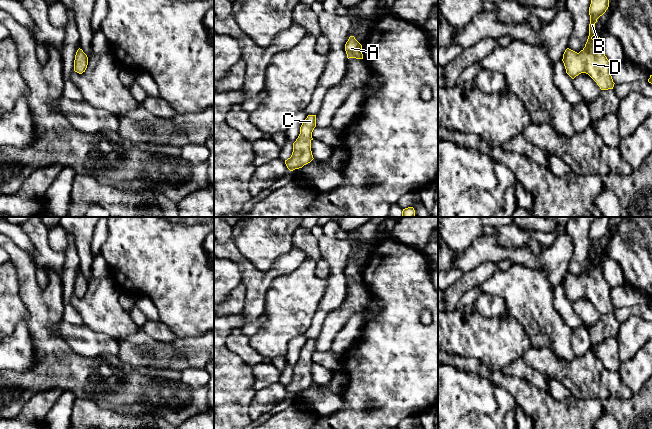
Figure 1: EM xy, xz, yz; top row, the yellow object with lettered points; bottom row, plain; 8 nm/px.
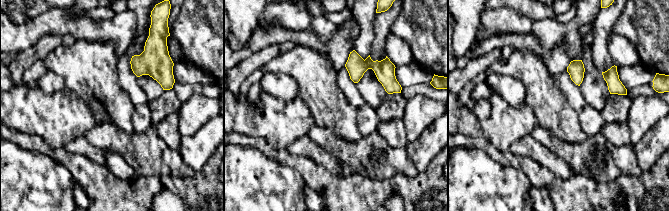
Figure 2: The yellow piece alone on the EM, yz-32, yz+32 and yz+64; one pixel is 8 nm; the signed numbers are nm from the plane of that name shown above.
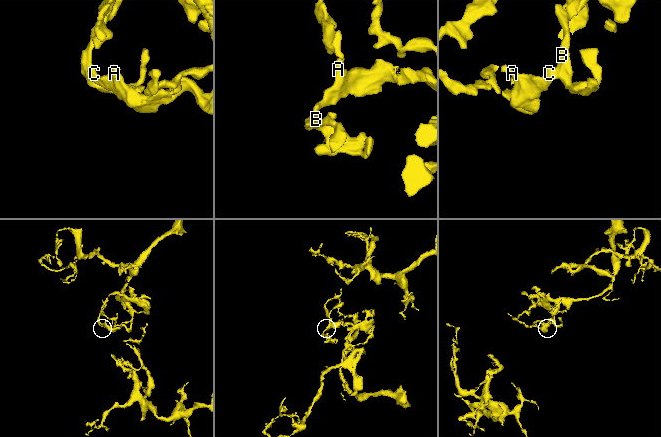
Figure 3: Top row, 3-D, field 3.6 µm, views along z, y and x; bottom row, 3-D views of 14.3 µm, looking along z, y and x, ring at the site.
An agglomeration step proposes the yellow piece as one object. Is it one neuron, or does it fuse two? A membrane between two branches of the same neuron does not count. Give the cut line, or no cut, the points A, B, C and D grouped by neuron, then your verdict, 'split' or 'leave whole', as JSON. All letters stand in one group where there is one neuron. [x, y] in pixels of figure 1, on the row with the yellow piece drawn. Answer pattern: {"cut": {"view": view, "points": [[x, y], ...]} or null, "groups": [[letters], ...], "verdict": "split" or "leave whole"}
{"cut": null, "groups": [["A", "B", "C", "D"]], "verdict": "leave whole"}

